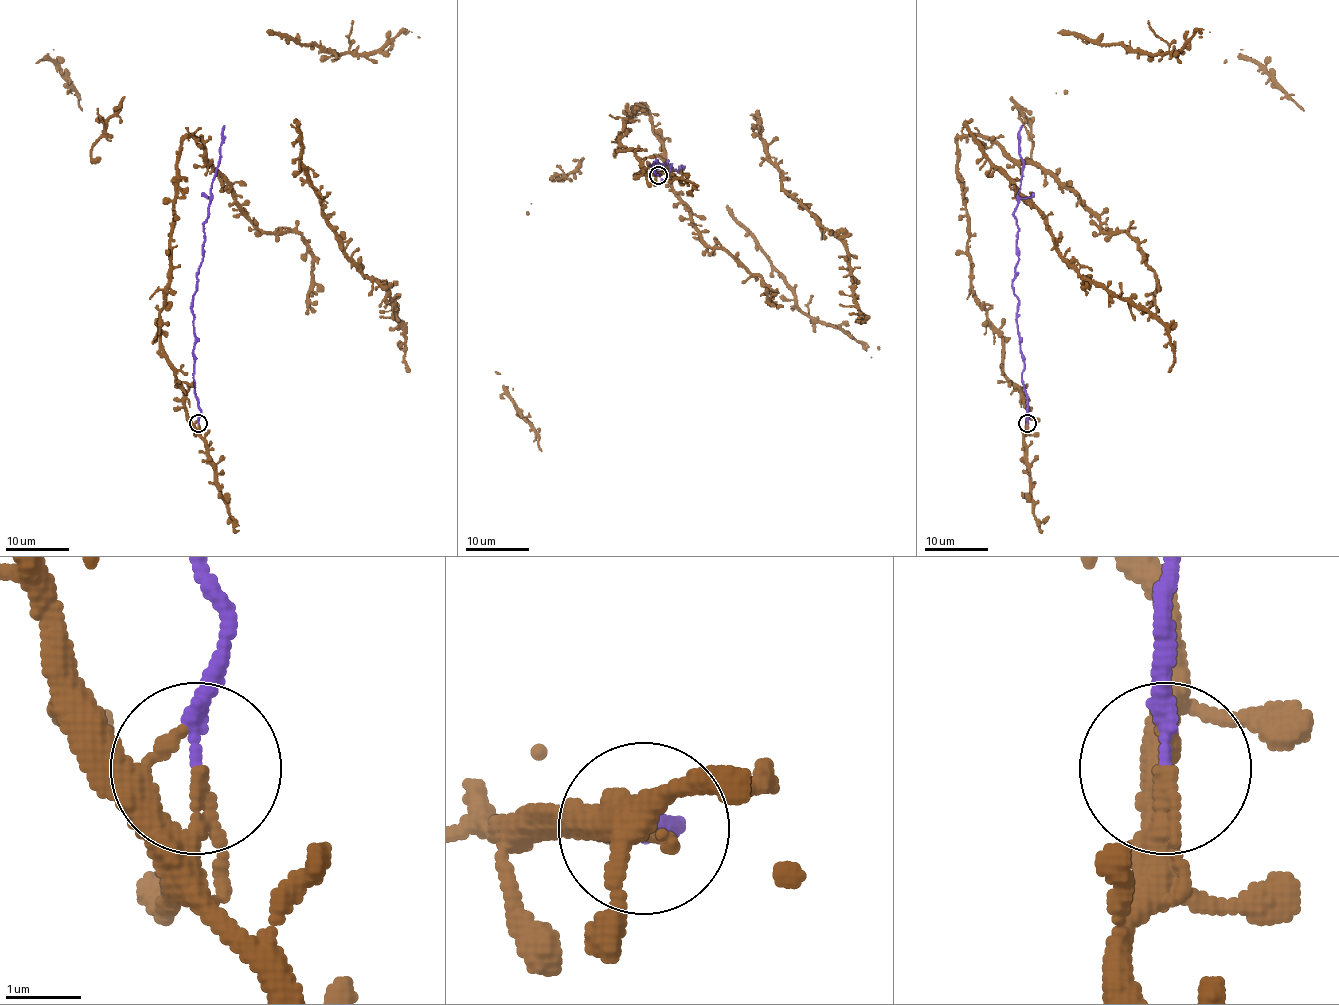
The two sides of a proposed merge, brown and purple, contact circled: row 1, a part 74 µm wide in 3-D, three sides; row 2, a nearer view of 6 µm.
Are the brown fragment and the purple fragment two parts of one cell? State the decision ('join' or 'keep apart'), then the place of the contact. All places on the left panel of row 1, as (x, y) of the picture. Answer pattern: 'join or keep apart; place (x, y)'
keep apart; place (198, 423)

